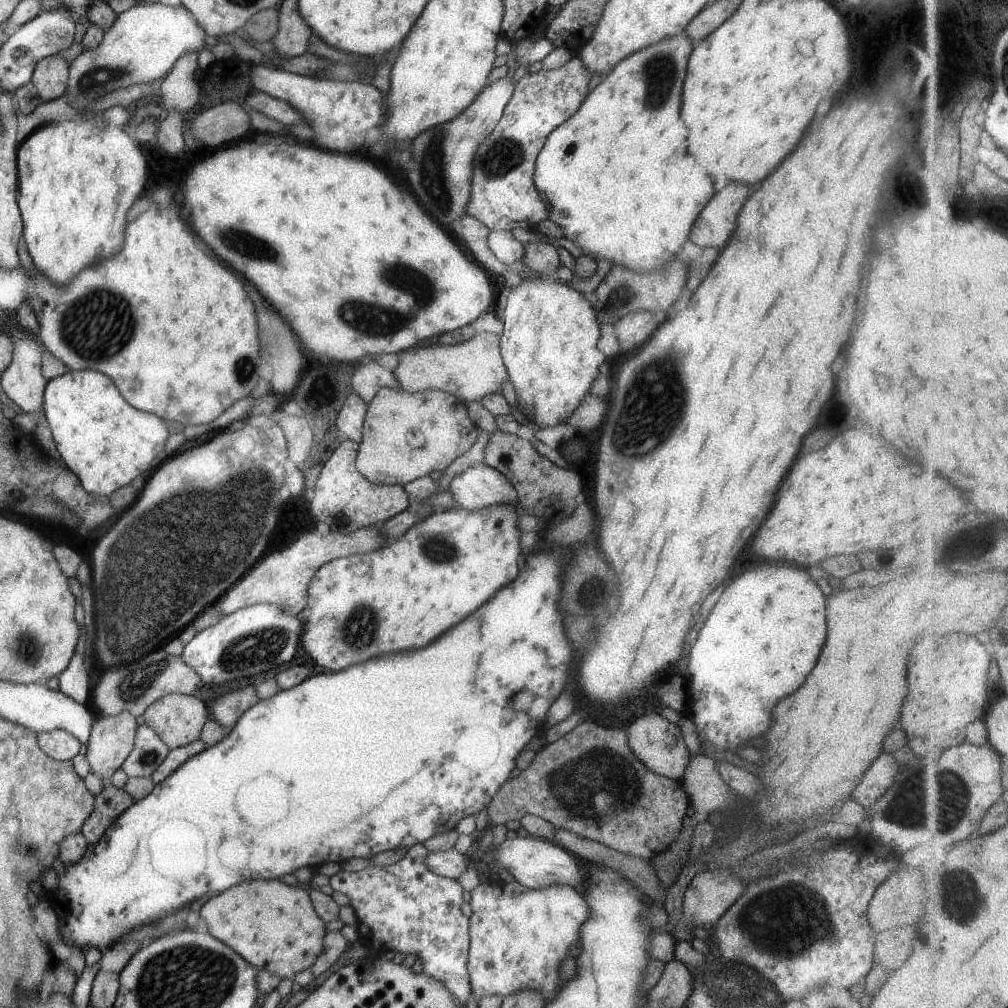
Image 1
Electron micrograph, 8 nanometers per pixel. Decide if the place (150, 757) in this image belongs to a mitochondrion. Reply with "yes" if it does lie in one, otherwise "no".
yes

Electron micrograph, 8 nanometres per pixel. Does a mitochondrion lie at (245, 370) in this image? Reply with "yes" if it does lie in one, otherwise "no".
yes

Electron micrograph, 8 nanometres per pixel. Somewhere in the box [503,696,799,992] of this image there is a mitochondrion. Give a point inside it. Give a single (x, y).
(572, 804)

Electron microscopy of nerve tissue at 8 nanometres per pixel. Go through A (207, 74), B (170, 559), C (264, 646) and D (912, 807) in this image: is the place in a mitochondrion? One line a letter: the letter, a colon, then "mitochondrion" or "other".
A: other
B: mitochondrion
C: mitochondrion
D: mitochondrion

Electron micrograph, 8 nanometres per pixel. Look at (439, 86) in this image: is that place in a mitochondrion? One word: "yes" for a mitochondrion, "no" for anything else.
no

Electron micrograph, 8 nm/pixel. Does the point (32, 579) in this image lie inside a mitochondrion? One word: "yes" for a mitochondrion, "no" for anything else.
no

